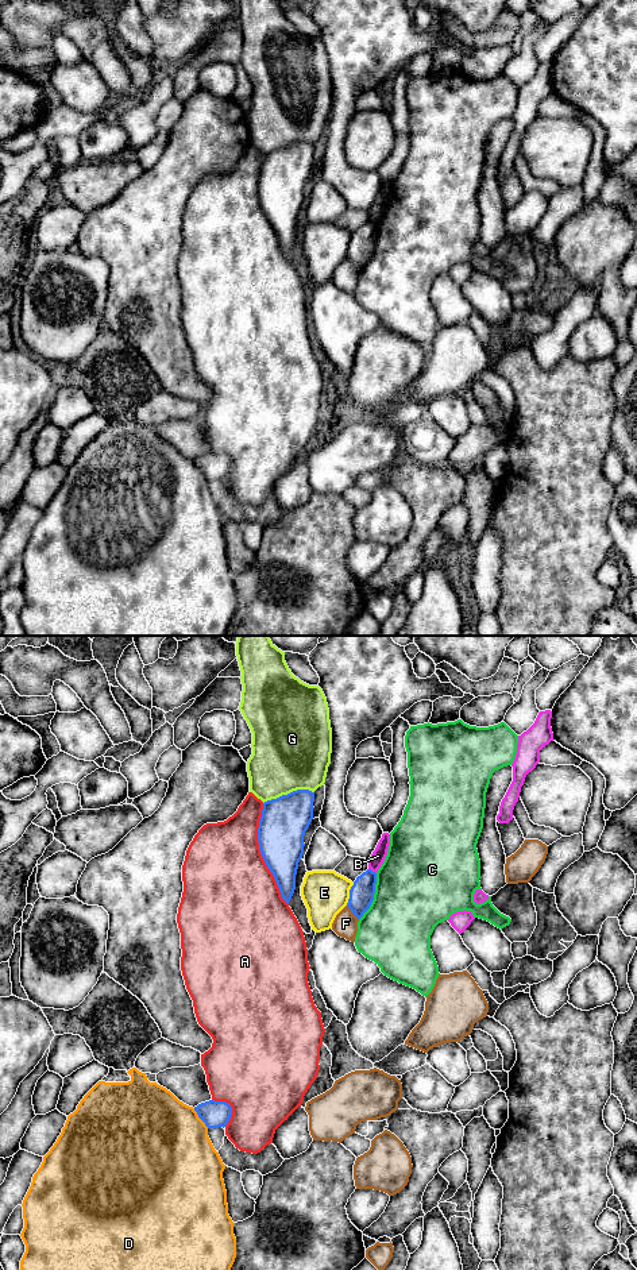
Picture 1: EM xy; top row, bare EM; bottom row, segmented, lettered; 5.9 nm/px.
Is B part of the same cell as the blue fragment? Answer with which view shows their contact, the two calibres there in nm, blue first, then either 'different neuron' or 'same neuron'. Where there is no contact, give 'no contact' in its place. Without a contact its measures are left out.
xy | 140/90 nm | different neuron

